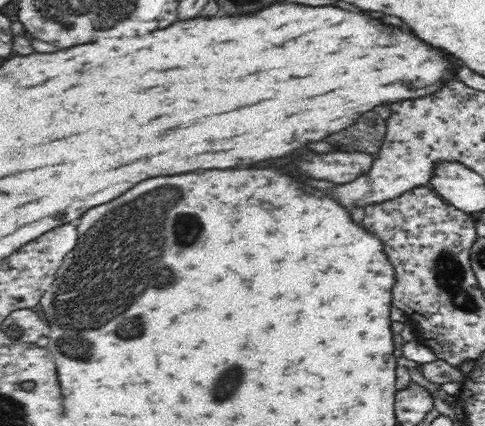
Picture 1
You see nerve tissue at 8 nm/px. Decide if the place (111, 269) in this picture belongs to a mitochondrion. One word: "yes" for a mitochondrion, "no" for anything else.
yes

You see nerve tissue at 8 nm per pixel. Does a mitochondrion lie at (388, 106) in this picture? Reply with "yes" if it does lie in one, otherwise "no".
no

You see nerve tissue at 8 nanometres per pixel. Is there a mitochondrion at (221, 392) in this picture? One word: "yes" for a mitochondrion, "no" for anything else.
yes

